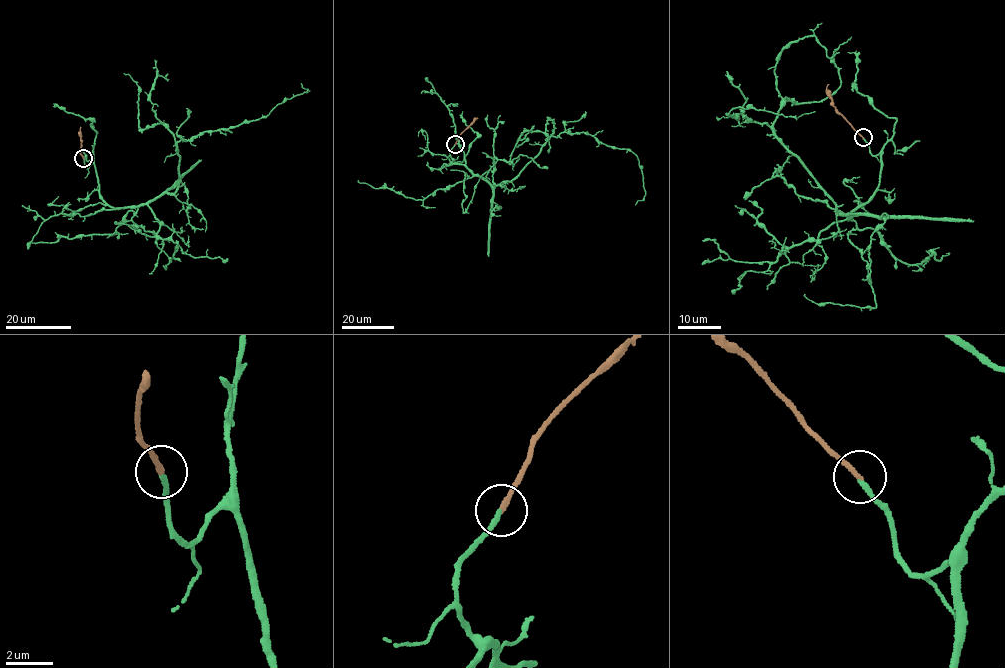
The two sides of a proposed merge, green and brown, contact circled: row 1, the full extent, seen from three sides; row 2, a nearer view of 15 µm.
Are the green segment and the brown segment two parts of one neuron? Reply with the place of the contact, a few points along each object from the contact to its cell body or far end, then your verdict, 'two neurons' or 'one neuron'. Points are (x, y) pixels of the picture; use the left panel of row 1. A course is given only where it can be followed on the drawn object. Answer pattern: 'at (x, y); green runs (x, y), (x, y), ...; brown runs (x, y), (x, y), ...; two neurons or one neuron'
at (83, 158); green runs (83, 159), (110, 206), (146, 204), (174, 192), (178, 143), (265, 117), (307, 91), (301, 83); brown runs (83, 158), (80, 152), (80, 127); one neuron

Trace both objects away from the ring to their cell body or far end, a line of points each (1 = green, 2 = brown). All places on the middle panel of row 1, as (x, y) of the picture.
1: (454, 145), (447, 166), (494, 186), (552, 136), (591, 135), (636, 156), (645, 196), (635, 204)
2: (455, 144), (477, 118)

